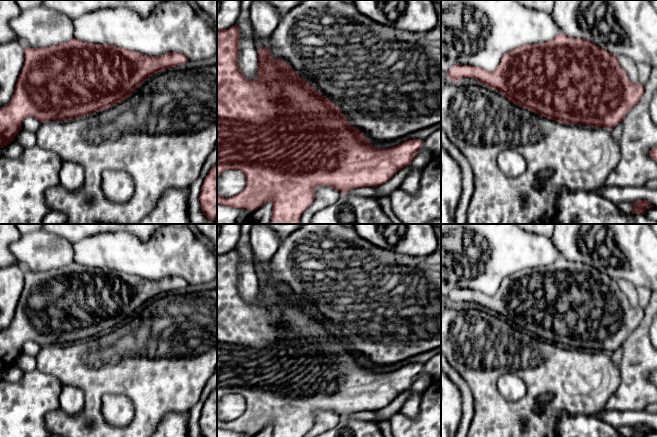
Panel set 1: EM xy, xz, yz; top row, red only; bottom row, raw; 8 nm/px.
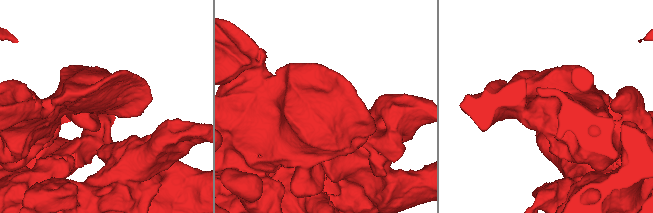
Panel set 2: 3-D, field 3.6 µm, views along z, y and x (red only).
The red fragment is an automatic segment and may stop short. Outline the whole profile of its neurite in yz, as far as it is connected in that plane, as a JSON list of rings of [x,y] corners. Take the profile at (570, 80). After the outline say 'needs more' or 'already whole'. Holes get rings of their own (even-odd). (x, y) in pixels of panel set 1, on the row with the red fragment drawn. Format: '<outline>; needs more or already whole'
[[[563,33],[550,41],[526,44],[507,52],[494,71],[456,64],[449,69],[447,76],[452,81],[463,78],[476,79],[502,94],[510,102],[563,124],[589,125],[608,129],[621,124],[625,115],[640,101],[644,93],[644,85],[640,82],[633,83],[629,79],[618,57],[591,41],[572,38]]]; already whole

